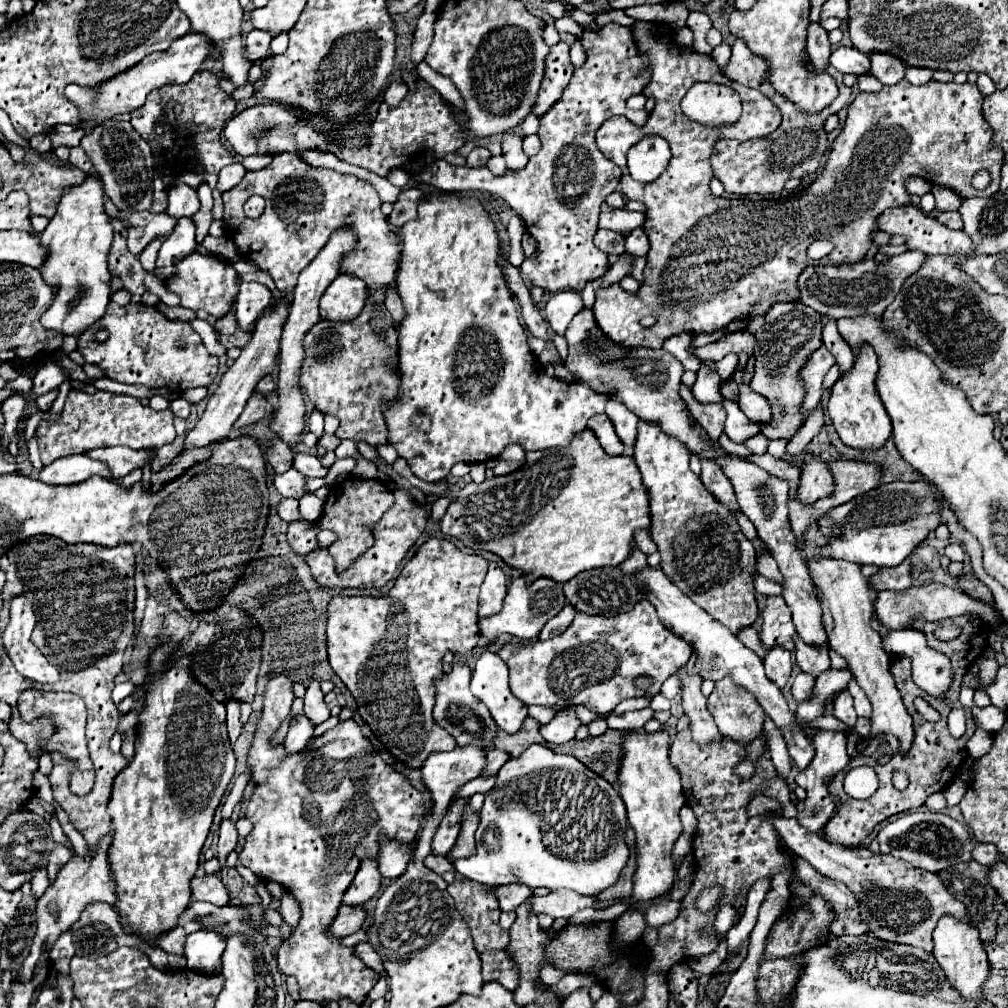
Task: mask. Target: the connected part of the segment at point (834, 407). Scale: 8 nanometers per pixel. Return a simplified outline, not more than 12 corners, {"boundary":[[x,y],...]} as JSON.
{"boundary":[[862,344],[830,390],[842,442],[880,448],[892,434],[876,392],[878,356]]}

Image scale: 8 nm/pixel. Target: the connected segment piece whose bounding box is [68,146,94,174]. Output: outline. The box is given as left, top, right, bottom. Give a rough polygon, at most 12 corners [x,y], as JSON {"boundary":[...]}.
{"boundary":[[72,148],[68,162],[82,172],[94,172],[84,148]]}

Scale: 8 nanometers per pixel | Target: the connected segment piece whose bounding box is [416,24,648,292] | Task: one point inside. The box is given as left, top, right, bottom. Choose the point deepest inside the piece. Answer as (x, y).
(563, 217)

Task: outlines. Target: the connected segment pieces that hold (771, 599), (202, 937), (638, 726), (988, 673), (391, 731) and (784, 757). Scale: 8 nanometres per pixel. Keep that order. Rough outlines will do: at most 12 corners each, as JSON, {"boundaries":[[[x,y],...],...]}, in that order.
{"boundaries":[[[768,596],[760,640],[794,650],[794,624],[782,596]],[[216,932],[188,934],[188,968],[218,974],[224,938]],[[652,708],[610,714],[606,718],[612,730],[642,730],[654,716]],[[978,658],[984,684],[994,680],[998,662],[994,658]],[[424,542],[386,596],[328,602],[332,670],[412,768],[446,650],[478,644],[486,560]],[[772,720],[764,724],[770,758],[782,778],[788,778],[792,760],[786,742]]]}

